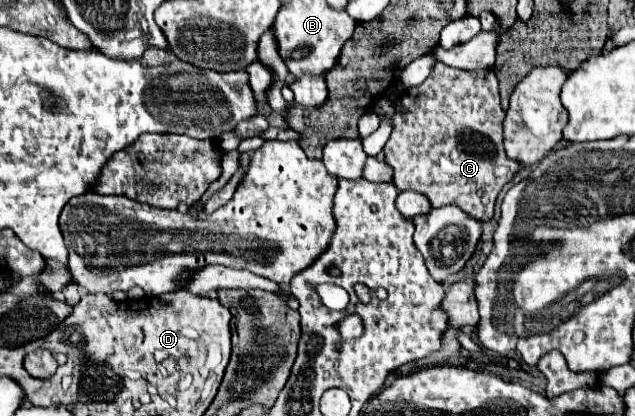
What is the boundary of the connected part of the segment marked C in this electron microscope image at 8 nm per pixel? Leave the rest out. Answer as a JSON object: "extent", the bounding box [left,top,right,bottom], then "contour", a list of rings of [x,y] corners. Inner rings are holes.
{"extent":[383,63,519,223],"contour":[[[435,63],[431,75],[417,87],[409,89],[407,95],[399,95],[395,101],[395,117],[393,117],[393,131],[383,147],[387,165],[393,167],[393,183],[399,191],[413,189],[425,195],[433,207],[443,205],[459,205],[467,215],[487,223],[493,219],[493,205],[495,199],[505,183],[509,183],[519,169],[515,161],[509,161],[503,149],[503,115],[497,89],[497,77],[491,69],[483,71],[463,71],[453,69],[443,63]],[[443,159],[449,159],[449,165],[443,167]],[[505,167],[507,173],[497,175],[495,169]]]}

